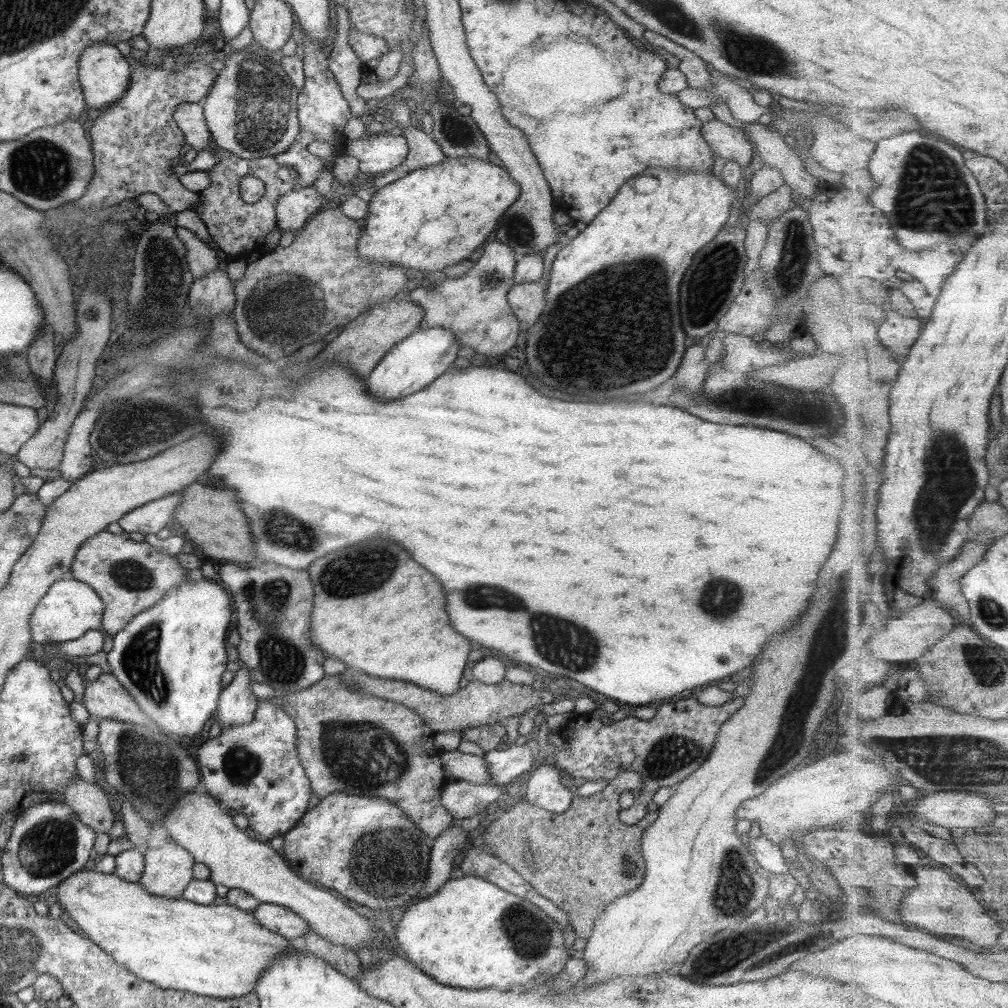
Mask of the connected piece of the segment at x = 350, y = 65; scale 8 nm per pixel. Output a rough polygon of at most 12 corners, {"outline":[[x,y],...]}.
{"outline":[[335,6],[328,69],[340,86],[350,116],[365,103],[355,93],[363,73],[348,45],[347,11]]}

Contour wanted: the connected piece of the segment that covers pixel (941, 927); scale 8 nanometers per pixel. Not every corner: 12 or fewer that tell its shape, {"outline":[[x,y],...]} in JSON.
{"outline":[[917,865],[903,922],[997,948],[991,918],[959,878]]}

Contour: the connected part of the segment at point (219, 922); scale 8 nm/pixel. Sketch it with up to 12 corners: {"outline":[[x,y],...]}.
{"outline":[[91,866],[57,904],[163,990],[232,999],[295,949],[251,912]]}

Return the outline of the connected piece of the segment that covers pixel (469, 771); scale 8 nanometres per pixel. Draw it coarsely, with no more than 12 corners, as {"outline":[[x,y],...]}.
{"outline":[[442,752],[442,768],[452,780],[488,784],[482,756]]}

